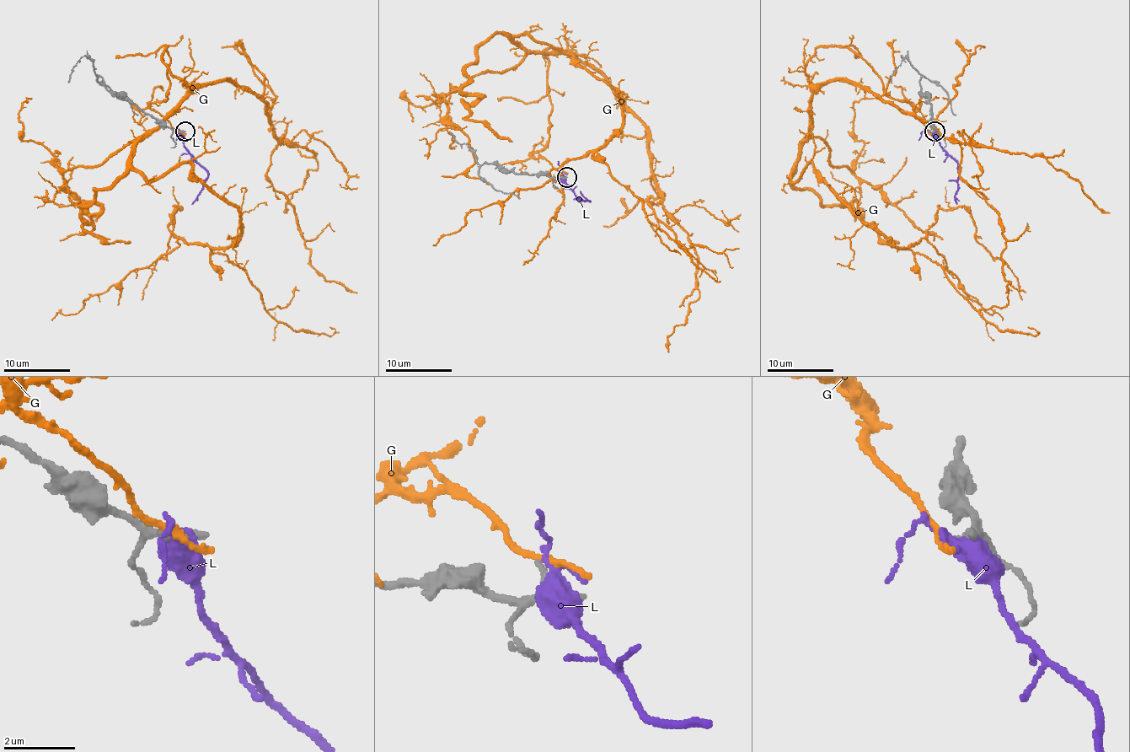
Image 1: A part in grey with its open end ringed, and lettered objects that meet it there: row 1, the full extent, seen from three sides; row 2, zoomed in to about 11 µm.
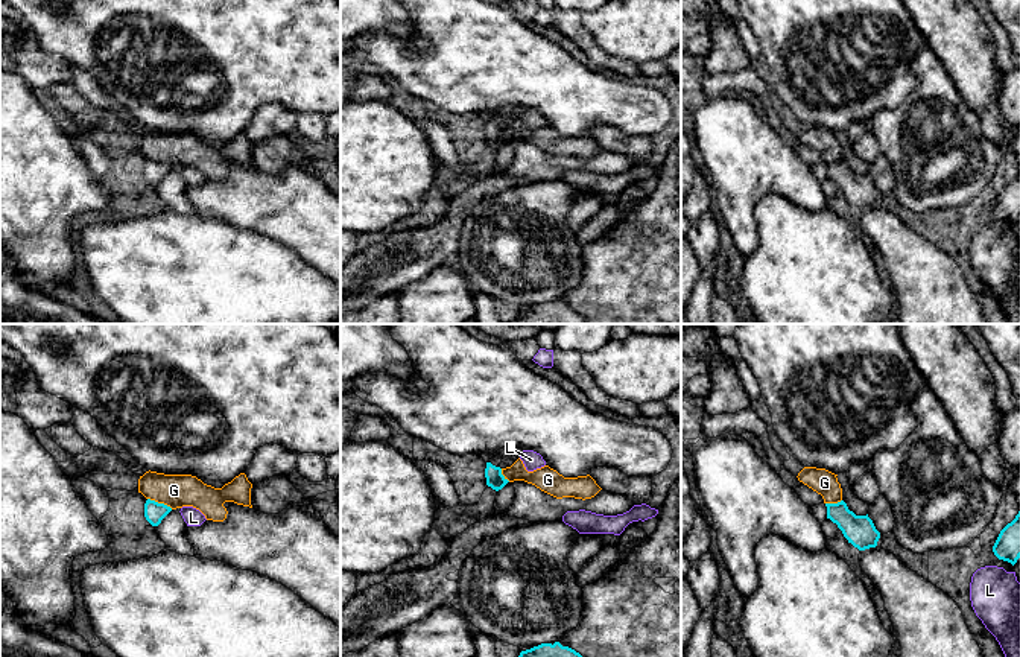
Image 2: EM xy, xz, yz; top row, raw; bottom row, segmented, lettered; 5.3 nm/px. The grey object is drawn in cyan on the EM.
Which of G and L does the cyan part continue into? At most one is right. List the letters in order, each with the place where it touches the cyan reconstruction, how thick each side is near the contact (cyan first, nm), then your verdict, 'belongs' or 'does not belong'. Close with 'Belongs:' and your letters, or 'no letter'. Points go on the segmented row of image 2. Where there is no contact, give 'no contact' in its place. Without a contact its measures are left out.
G: contact xy (160, 504); calibres 110 and 180 nm; does not belong
L: no contact; does not belong
Belongs: no letter

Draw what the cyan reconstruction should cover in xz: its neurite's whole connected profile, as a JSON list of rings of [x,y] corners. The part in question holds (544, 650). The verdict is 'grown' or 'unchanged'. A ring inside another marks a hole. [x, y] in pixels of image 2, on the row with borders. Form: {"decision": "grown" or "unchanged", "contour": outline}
{"decision": "unchanged", "contour": [[[559,642],[541,643],[531,649],[521,651],[518,657],[582,657],[579,652],[569,646],[562,646]]]}

